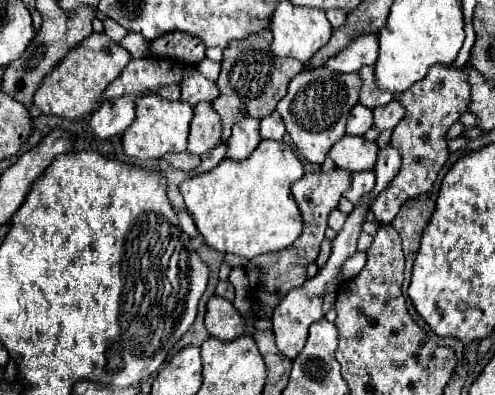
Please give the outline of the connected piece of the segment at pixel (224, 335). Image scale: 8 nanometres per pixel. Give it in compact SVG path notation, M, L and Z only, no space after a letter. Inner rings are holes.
M213 296L207 302L207 316L205 316L205 326L211 336L229 342L235 340L243 334L247 334L245 320L241 314L235 310L235 306L219 296Z

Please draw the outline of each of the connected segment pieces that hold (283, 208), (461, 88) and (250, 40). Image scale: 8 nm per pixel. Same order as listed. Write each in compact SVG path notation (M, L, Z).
M261 140L259 146L255 148L255 152L247 160L243 160L243 162L223 160L211 172L185 180L179 186L179 190L185 198L185 206L187 206L189 214L195 220L197 230L201 232L207 246L211 246L213 250L219 250L223 254L231 252L231 254L245 256L245 258L255 258L259 254L283 250L299 238L303 222L301 222L301 212L291 194L291 184L299 178L303 178L303 162L297 158L293 148L285 142Z
M435 66L421 82L413 84L409 90L405 90L405 94L399 96L399 102L405 108L405 116L395 126L391 144L397 150L401 150L403 164L399 174L393 178L393 182L371 204L371 212L375 214L379 224L391 224L391 220L397 216L405 200L431 190L437 174L441 172L449 156L445 132L453 122L459 120L463 112L467 112L469 100L471 94L469 94L469 84L465 80L465 74L463 70L455 70L453 66Z
M267 28L267 30L261 30L259 34L247 36L245 40L233 40L223 50L225 58L221 62L221 74L217 80L219 96L213 100L213 108L221 116L223 140L225 136L229 136L231 126L239 122L241 118L251 116L251 118L261 120L269 116L275 110L277 102L285 96L291 78L297 76L305 68L297 60L277 58L277 54L273 54L271 50L271 42L273 42L273 34Z

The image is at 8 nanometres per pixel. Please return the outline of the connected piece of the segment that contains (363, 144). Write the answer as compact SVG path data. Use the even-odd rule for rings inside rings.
M343 136L331 150L329 156L333 162L349 172L363 172L373 170L377 164L379 146L375 142L365 140L363 136Z

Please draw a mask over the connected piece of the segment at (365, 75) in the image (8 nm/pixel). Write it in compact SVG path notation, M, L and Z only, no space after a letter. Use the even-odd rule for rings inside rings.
M363 66L361 70L361 78L363 78L363 84L361 84L361 104L365 104L367 108L377 108L377 106L385 106L387 102L393 100L393 94L389 92L383 92L375 86L375 78L373 78L373 66Z

